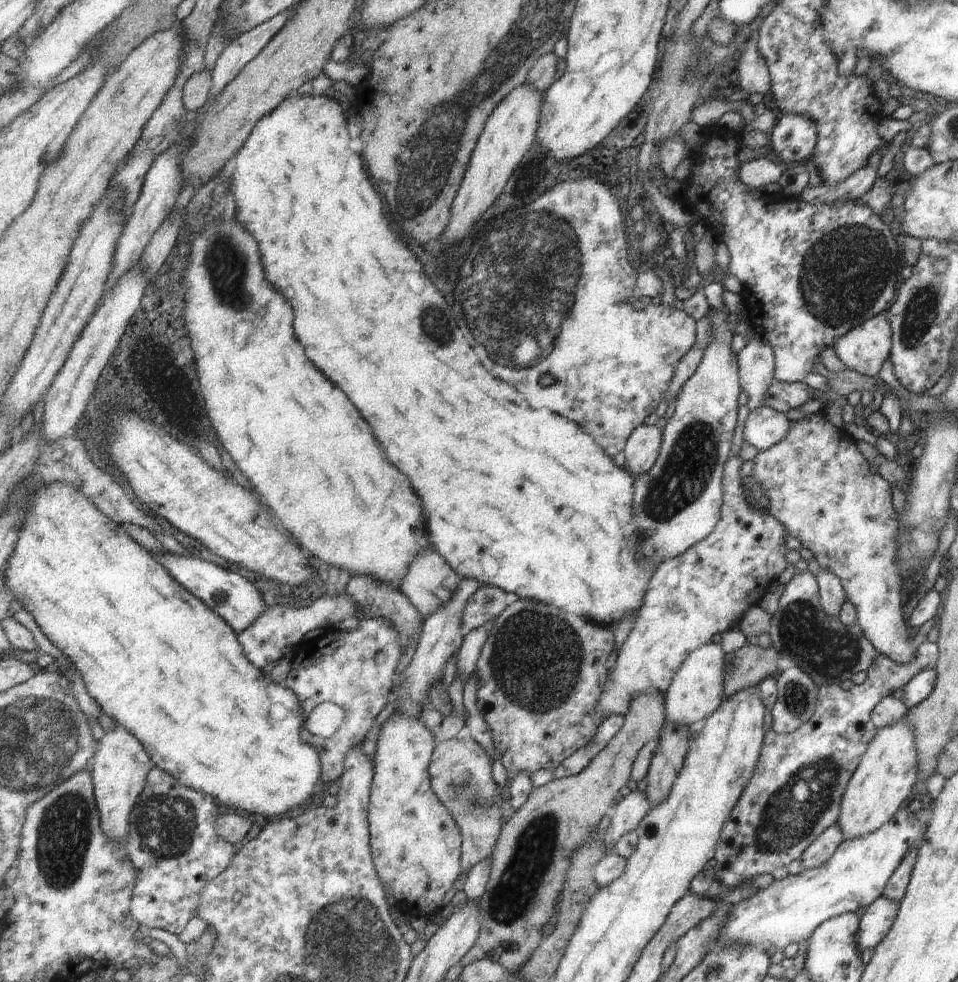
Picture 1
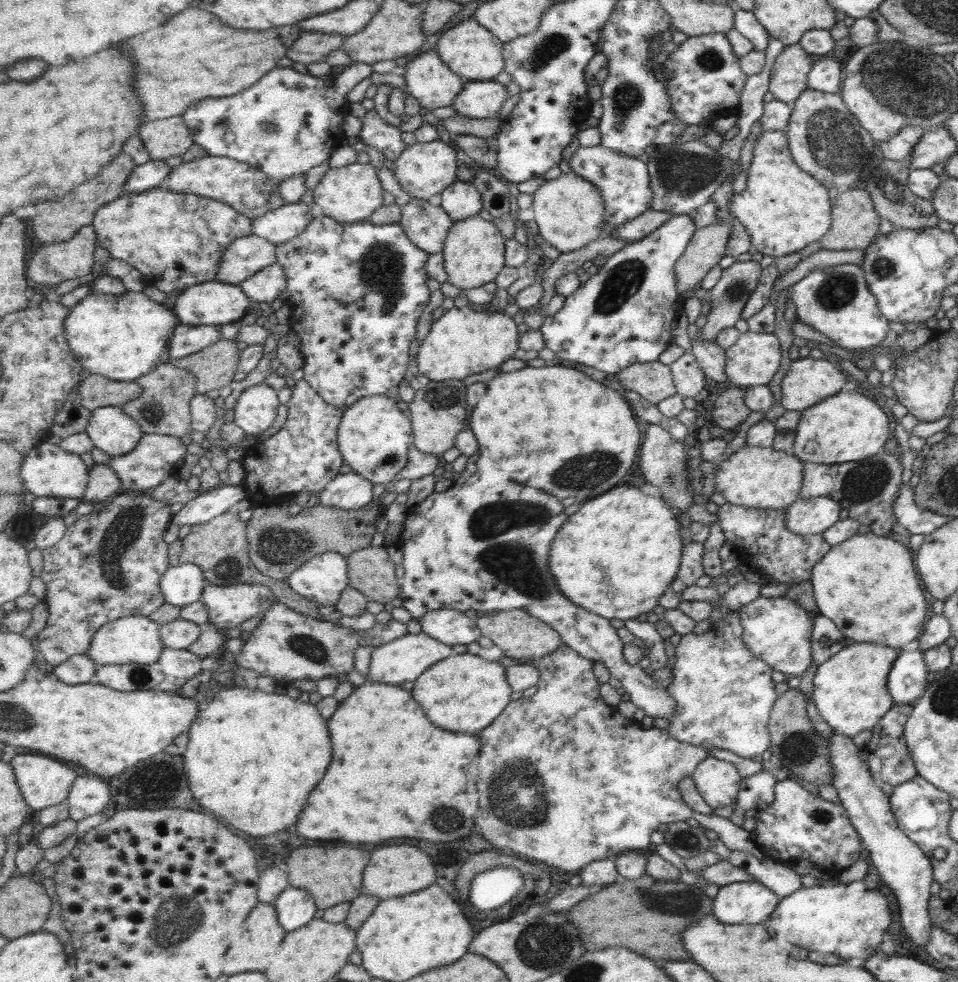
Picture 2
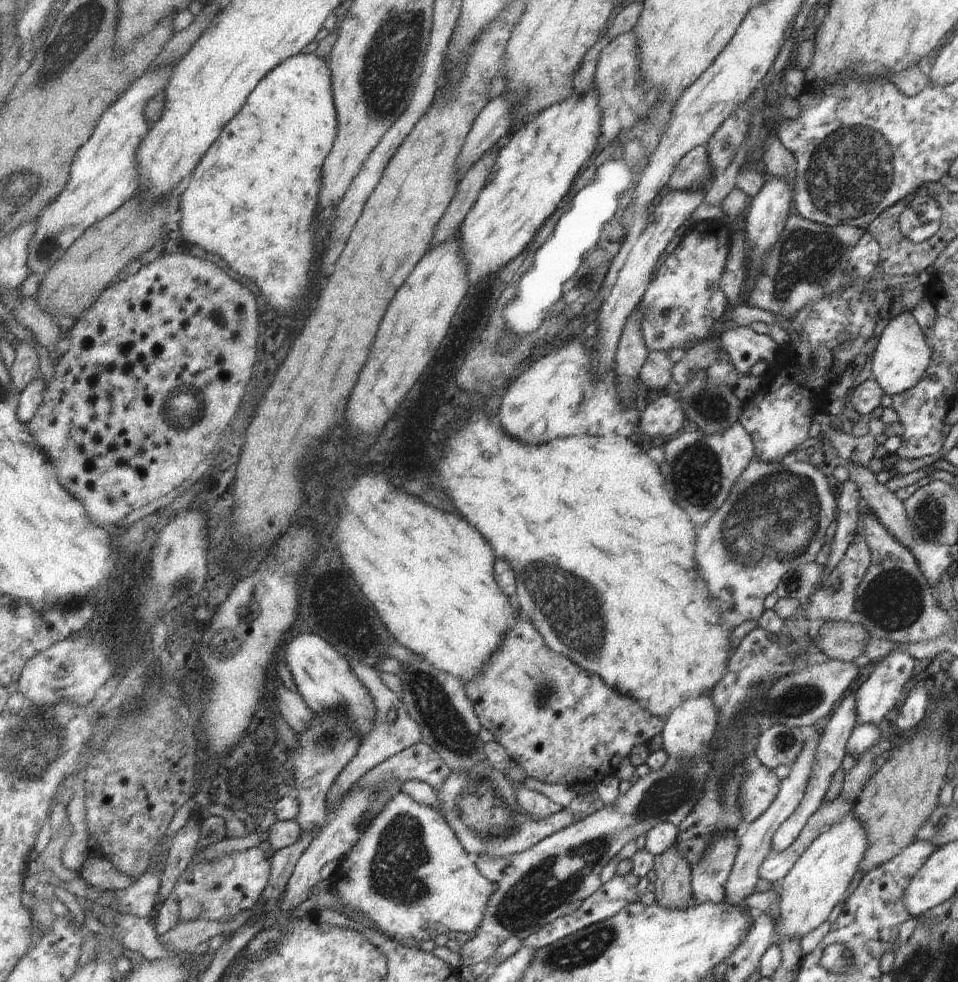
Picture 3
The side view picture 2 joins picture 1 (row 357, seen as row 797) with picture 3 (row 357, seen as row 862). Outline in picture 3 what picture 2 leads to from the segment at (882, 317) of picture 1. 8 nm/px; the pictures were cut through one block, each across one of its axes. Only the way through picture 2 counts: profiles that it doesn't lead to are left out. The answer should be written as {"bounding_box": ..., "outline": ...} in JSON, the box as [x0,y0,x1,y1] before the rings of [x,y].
{"bounding_box":[871,311,931,397],"outline":[[[908,311],[890,321],[879,334],[882,335],[878,340],[878,346],[875,350],[871,350],[874,353],[872,378],[879,384],[884,394],[893,397],[911,389],[926,374],[930,366],[931,350],[914,315]]]}

